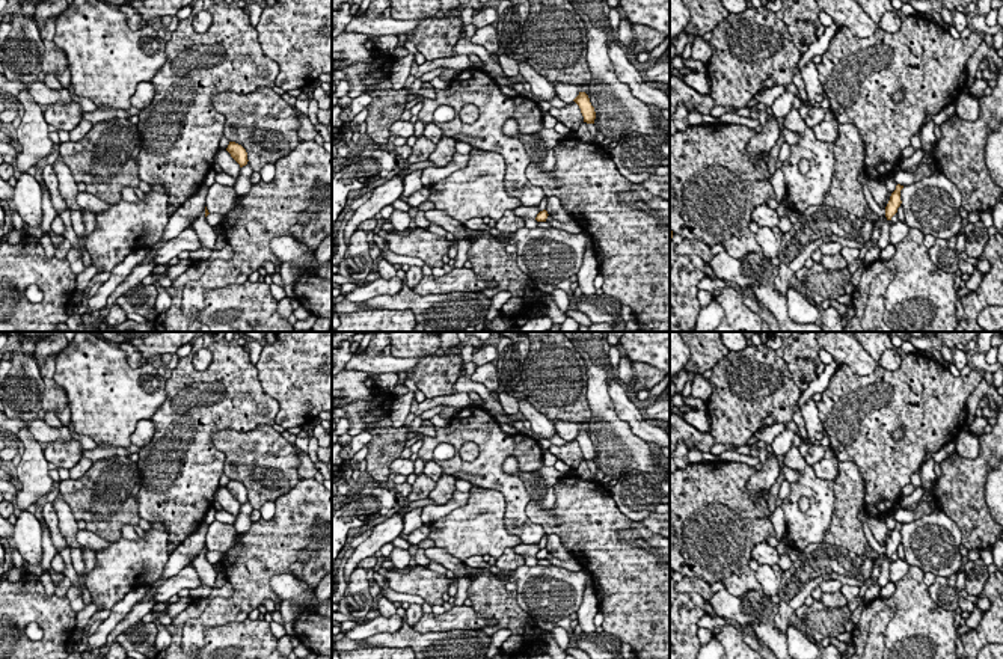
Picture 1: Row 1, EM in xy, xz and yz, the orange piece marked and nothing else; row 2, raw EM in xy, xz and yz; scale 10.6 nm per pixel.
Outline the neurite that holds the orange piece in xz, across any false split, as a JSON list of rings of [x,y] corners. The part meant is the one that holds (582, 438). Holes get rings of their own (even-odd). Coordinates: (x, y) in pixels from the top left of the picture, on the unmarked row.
[[[579,430],[579,433],[573,439],[579,443],[581,451],[584,454],[584,460],[594,461],[596,449],[590,440],[588,433],[585,430]]]

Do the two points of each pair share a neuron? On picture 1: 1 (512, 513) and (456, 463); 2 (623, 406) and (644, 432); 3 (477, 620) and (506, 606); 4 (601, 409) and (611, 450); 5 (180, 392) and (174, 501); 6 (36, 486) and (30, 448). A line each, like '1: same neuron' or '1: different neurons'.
1: same neuron
2: same neuron
3: different neurons
4: same neuron
5: same neuron
6: same neuron

